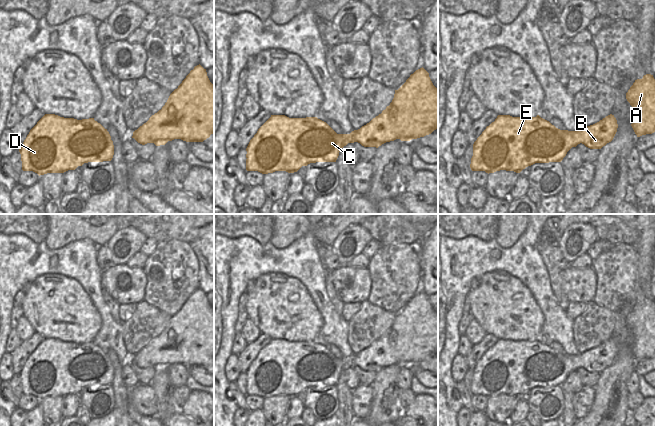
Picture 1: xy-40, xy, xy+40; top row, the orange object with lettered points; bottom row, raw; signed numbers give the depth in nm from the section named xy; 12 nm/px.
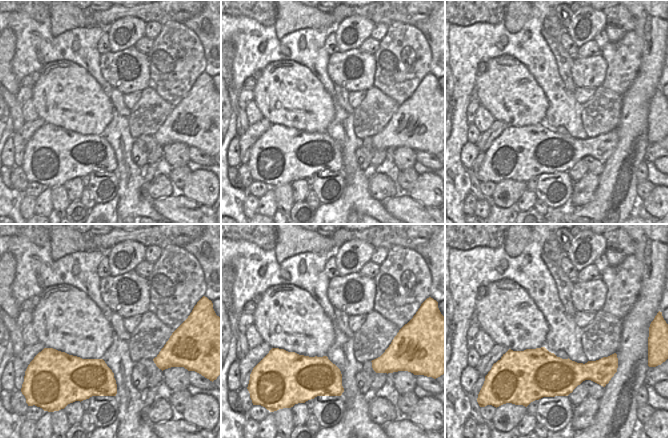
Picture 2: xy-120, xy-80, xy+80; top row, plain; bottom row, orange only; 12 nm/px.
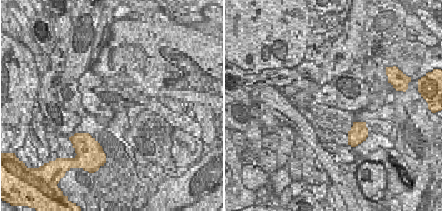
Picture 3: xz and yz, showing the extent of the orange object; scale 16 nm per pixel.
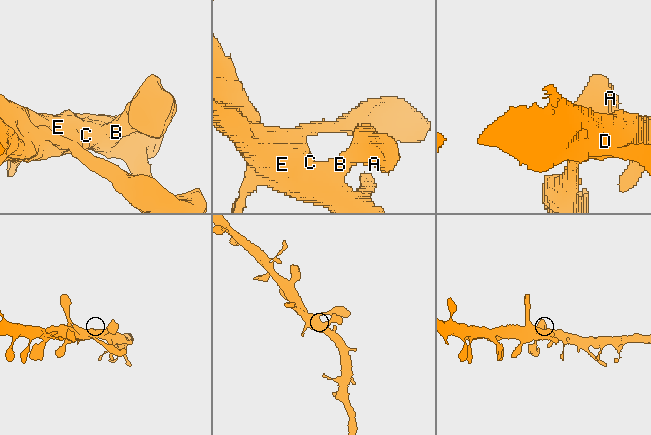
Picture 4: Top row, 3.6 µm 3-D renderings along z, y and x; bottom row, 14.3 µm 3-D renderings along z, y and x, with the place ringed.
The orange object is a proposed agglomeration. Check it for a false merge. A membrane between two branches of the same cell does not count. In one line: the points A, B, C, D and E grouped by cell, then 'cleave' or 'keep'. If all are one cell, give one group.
A B C D E | keep

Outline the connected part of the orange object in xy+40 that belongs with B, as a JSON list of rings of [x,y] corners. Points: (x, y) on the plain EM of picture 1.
[[[612,338],[577,355],[560,354],[539,339],[536,341],[498,339],[474,366],[470,392],[472,395],[485,395],[488,398],[500,394],[520,397],[535,387],[561,386],[567,376],[580,367],[590,373],[601,373],[613,364],[617,352],[617,344]]]

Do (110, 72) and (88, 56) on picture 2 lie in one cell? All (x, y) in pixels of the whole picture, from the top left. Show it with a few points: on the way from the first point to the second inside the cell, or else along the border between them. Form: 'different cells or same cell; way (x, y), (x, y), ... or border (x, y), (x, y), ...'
different cells; border (100, 54), (100, 72), (108, 86)

